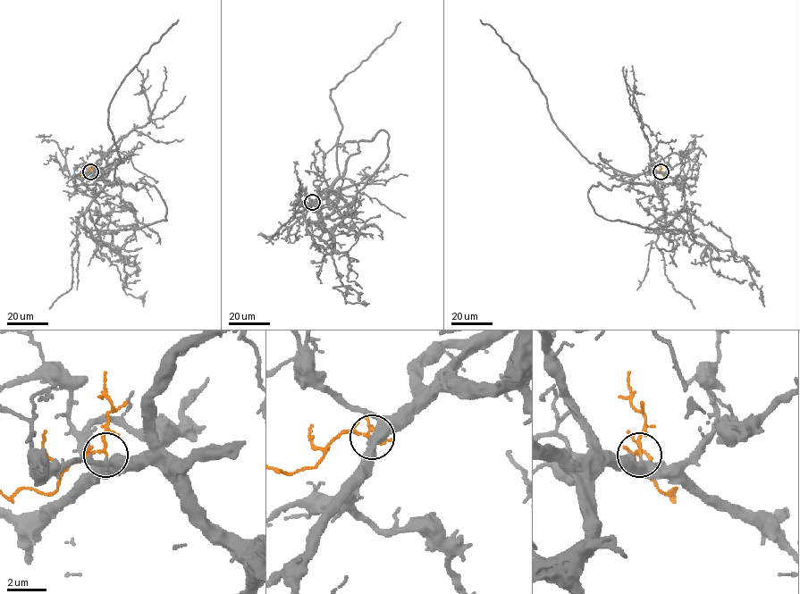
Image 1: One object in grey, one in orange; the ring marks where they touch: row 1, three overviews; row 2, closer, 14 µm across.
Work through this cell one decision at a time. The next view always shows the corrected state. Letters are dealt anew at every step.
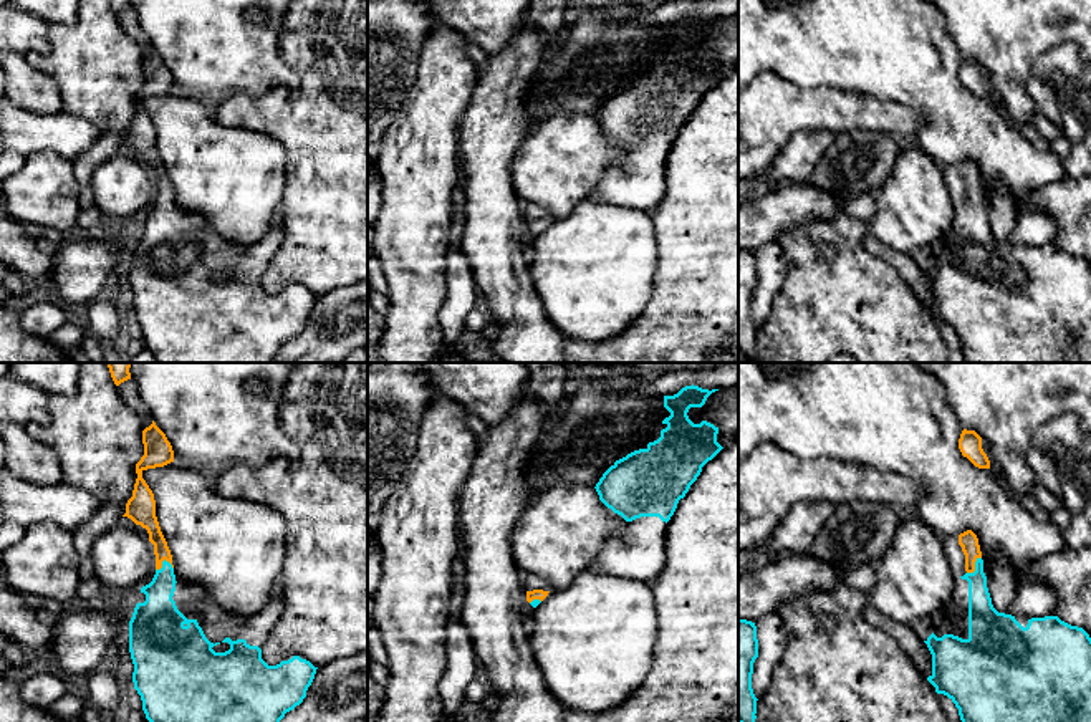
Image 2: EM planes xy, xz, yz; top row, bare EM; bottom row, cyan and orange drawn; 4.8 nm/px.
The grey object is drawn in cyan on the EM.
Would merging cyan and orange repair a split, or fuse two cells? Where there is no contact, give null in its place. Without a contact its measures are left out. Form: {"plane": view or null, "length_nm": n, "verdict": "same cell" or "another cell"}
{"plane": "xy", "length_nm": 90, "verdict": "same cell"}

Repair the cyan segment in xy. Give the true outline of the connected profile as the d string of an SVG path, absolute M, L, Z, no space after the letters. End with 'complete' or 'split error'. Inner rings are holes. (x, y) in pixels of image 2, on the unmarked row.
M154 50L142 60L142 73L144 84L136 93L137 108L123 146L147 159L156 184L156 204L141 217L146 230L136 233L129 250L132 311L146 348L157 363L275 363L285 343L306 326L318 296L300 285L268 295L262 278L245 268L225 267L222 272L228 272L230 278L215 282L212 277L220 272L210 272L197 248L187 248L177 238L172 184L156 146L154 123L142 108L144 99L174 91L174 79Z | split error

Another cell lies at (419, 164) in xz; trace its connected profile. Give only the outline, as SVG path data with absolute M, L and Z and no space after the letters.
M432 15L417 75L406 101L382 136L376 167L382 179L381 207L372 224L374 257L389 286L389 313L381 335L381 363L437 363L445 349L439 313L445 298L452 192L462 180L457 123L475 86L467 36Z

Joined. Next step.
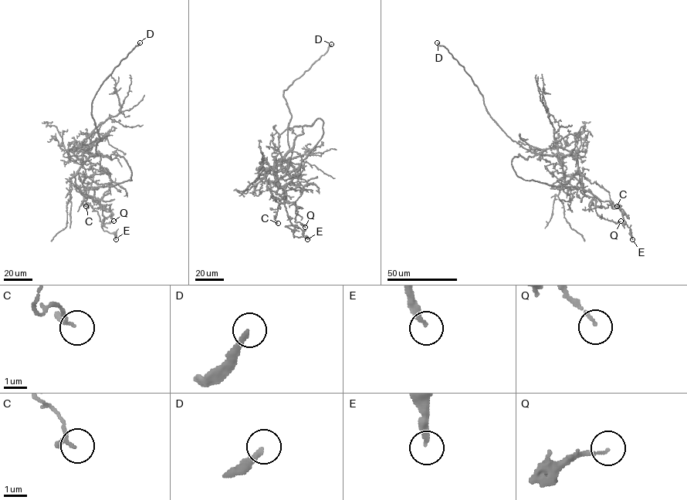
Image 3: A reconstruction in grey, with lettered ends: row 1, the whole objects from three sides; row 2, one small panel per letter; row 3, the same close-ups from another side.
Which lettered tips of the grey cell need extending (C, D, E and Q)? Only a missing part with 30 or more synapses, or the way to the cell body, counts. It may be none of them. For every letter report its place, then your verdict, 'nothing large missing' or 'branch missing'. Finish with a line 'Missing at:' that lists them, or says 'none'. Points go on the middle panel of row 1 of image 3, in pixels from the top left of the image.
C: at (278, 223); nothing large missing
D: at (331, 44); branch missing
E: at (307, 239); nothing large missing
Q: at (305, 227); nothing large missing
Missing at: D

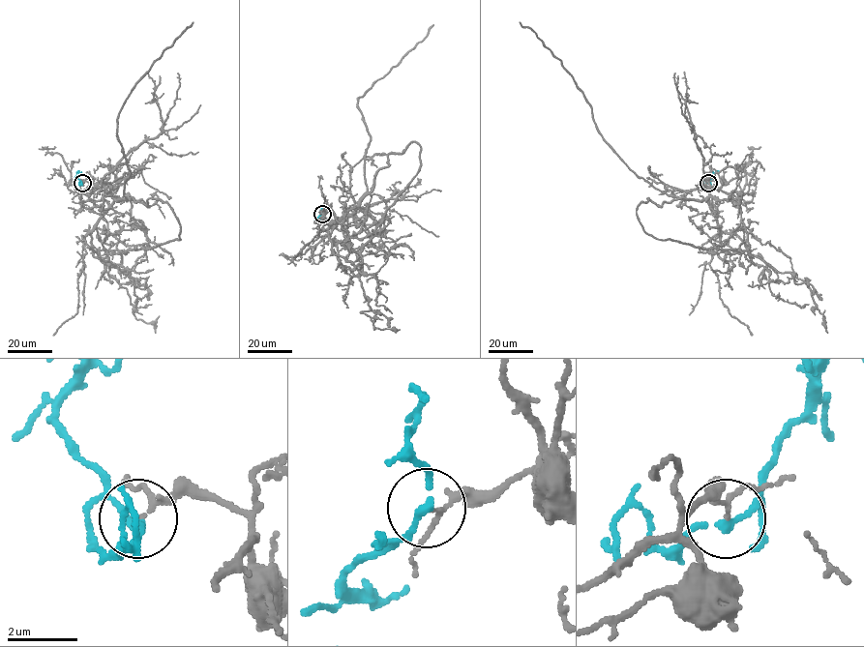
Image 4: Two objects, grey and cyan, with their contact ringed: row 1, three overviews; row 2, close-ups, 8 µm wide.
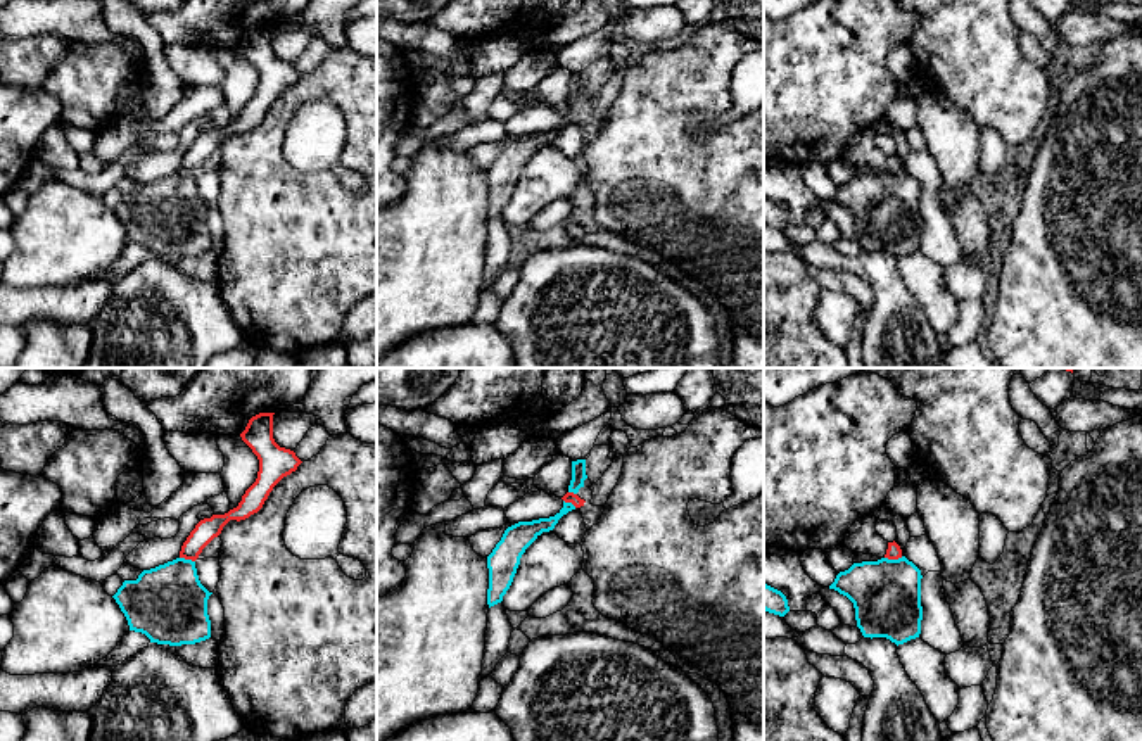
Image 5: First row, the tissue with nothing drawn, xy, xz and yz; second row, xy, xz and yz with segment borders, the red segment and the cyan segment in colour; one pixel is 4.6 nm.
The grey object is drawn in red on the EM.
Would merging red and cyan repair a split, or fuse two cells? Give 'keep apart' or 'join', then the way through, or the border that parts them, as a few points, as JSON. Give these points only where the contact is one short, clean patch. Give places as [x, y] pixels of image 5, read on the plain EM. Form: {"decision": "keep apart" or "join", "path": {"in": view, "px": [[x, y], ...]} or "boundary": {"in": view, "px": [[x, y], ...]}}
{"decision": "keep apart", "boundary": {"in": "yz", "px": [[902, 170], [885, 171]]}}

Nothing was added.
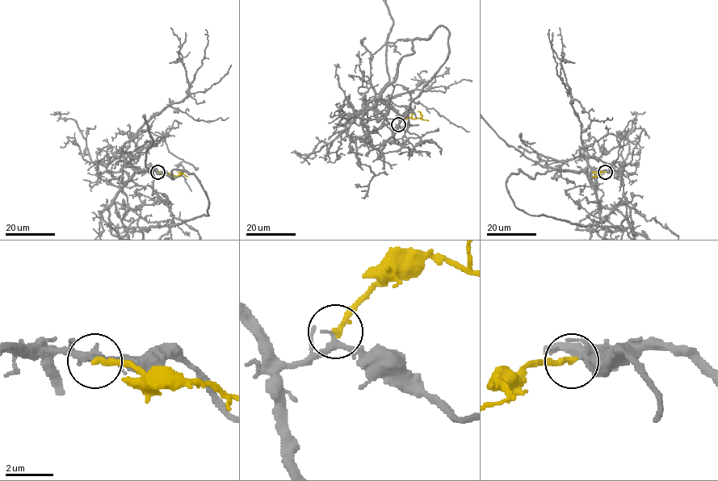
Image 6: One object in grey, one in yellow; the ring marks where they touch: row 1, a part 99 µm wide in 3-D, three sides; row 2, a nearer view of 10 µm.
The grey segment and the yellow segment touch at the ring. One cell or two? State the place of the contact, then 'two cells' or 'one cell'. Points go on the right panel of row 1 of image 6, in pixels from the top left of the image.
at (605, 172); one cell

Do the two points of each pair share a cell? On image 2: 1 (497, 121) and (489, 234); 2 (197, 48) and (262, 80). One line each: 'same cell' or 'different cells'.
1: same cell
2: same cell

